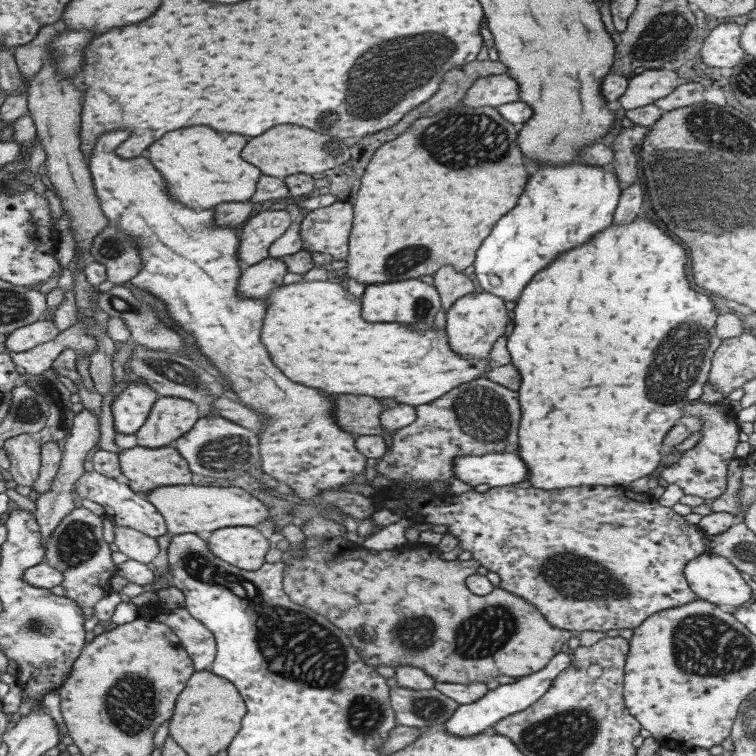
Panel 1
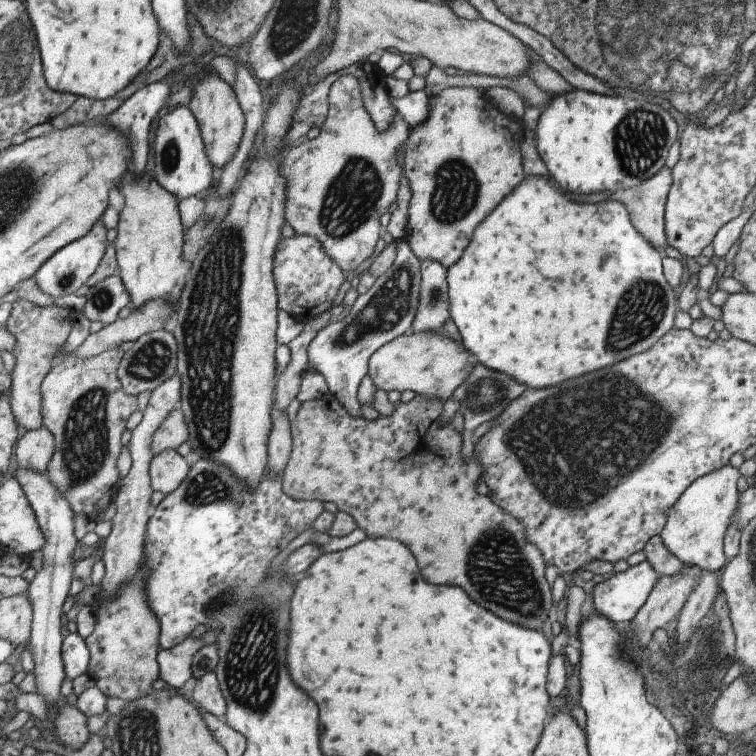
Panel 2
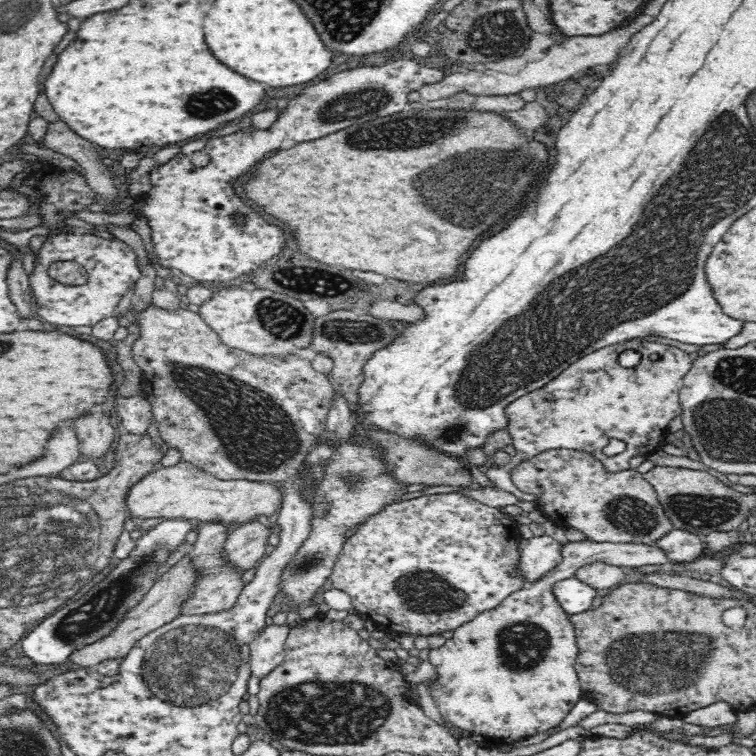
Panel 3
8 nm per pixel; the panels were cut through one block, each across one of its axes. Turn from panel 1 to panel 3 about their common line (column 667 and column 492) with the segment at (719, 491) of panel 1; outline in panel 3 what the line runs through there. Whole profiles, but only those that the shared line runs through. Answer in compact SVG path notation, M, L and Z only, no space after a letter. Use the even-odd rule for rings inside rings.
M635 339L613 344L582 356L582 358L574 361L574 364L568 366L562 374L558 374L558 378L554 377L554 380L550 380L546 386L528 392L522 398L518 398L506 406L505 413L508 419L506 430L511 436L511 443L517 451L517 455L512 457L505 466L495 465L489 469L486 472L486 477L500 490L506 490L521 499L534 499L536 495L524 493L512 483L511 473L522 462L534 459L534 456L540 455L540 452L558 448L587 452L597 460L602 461L604 469L608 473L623 472L629 469L629 462L632 458L645 457L664 448L670 420L682 414L679 392L682 378L692 368L693 360L692 354L686 353L680 348ZM623 350L638 351L642 355L640 364L636 368L624 368L618 364L618 355ZM610 438L622 440L626 444L625 451L617 456L606 456L602 450Z

